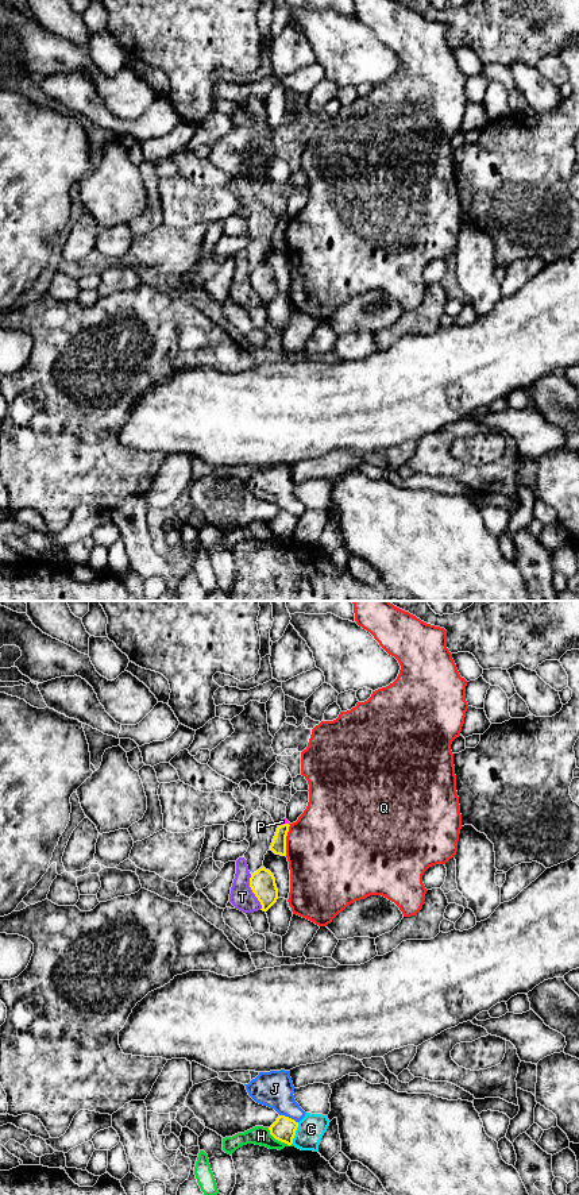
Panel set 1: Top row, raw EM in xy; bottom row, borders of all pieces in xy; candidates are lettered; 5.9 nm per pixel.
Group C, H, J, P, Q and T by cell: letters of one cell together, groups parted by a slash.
C / H / J P / Q / T

